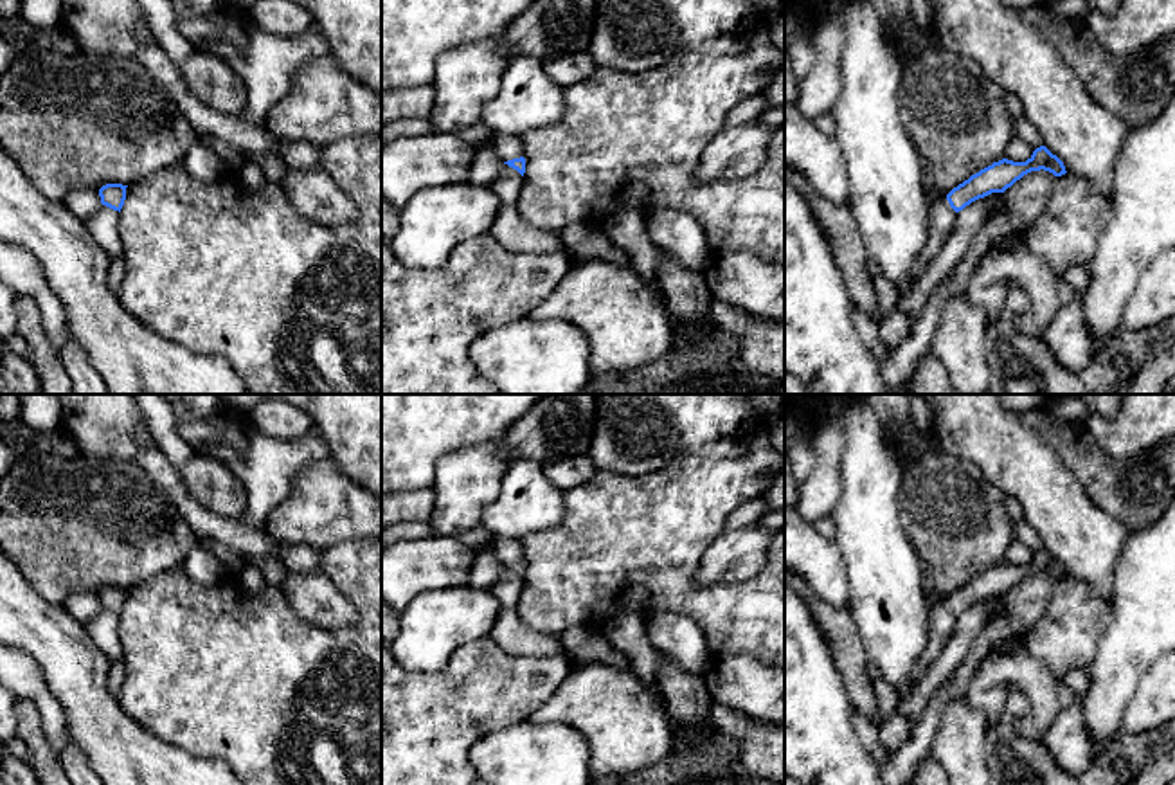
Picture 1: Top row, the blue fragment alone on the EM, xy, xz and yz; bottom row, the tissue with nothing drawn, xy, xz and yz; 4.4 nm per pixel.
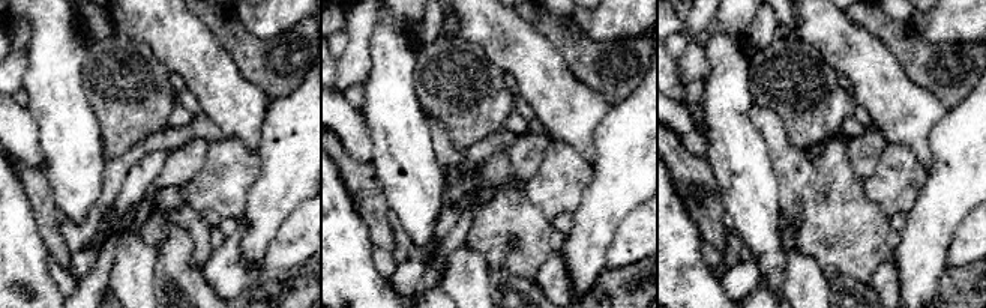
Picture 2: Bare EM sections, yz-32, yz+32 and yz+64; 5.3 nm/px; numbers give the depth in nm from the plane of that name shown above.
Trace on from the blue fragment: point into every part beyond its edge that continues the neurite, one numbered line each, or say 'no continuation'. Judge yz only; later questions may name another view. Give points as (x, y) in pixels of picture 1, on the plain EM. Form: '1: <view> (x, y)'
1: yz (941, 620)

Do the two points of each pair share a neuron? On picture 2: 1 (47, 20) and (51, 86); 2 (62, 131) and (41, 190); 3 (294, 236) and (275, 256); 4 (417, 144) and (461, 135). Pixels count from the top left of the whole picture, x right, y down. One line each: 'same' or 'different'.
1: same
2: different
3: same
4: different

